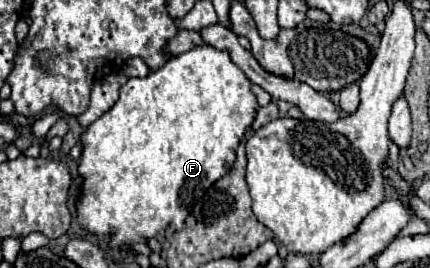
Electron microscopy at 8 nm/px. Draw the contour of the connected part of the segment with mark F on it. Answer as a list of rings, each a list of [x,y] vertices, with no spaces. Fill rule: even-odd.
[[[198,46],[198,48],[192,48],[190,52],[186,54],[180,54],[180,56],[174,56],[170,58],[164,68],[156,70],[156,72],[150,72],[146,78],[130,78],[122,88],[120,88],[120,98],[118,102],[108,110],[104,112],[98,120],[94,120],[84,132],[82,132],[82,156],[80,156],[80,164],[78,164],[78,174],[80,174],[80,194],[76,198],[76,212],[78,212],[78,224],[80,228],[92,232],[98,240],[102,240],[108,248],[114,248],[114,250],[122,250],[122,252],[132,252],[126,244],[132,244],[132,242],[146,242],[150,238],[156,238],[156,240],[166,240],[170,238],[170,234],[182,230],[184,226],[184,220],[188,218],[194,202],[204,196],[204,192],[218,180],[222,178],[230,166],[234,164],[236,160],[236,148],[238,148],[238,142],[242,140],[244,132],[250,128],[250,124],[254,122],[254,114],[256,114],[256,96],[252,94],[250,90],[250,80],[246,78],[246,74],[230,60],[228,52],[222,52],[222,50],[216,50],[212,46]]]

